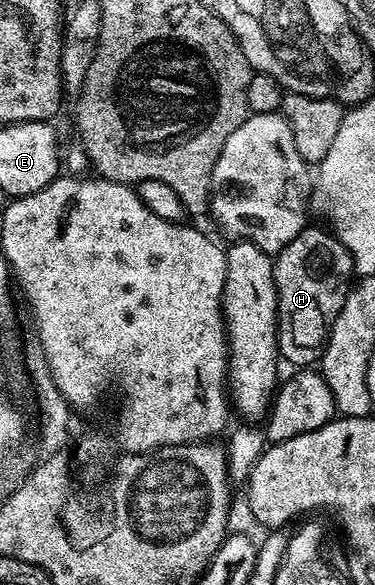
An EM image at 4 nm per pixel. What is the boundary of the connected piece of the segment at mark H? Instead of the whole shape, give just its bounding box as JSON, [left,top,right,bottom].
[274,227,354,367]

